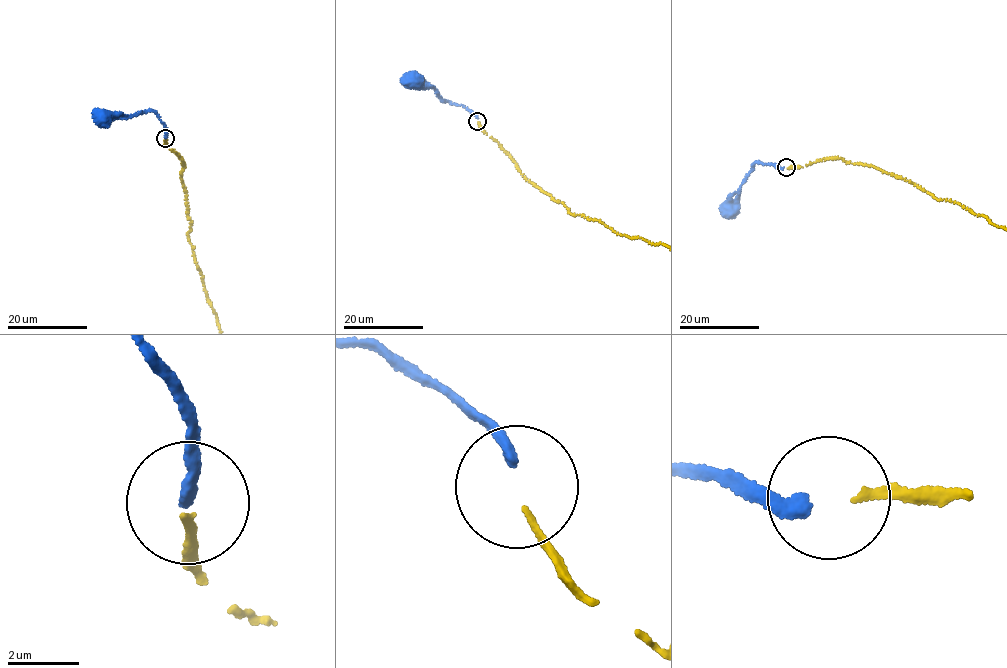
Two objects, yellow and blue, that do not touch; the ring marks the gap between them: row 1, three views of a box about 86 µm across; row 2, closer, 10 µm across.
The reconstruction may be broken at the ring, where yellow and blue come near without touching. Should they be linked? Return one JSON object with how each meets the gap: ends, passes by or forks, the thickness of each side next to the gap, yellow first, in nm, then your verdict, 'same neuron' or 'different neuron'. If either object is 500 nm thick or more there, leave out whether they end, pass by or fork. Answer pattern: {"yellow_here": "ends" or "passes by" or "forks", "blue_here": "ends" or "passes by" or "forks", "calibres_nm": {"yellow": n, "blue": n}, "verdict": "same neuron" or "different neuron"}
{"yellow_here": "ends", "blue_here": "ends", "calibres_nm": {"yellow": 180, "blue": 360}, "verdict": "different neuron"}

